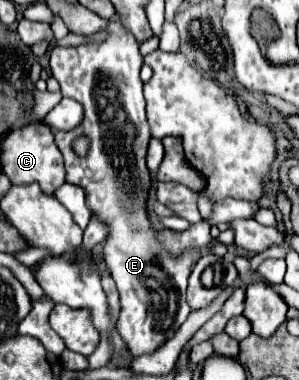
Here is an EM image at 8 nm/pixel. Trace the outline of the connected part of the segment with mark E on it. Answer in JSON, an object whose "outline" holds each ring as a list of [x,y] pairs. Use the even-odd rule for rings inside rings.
{"outline":[[[118,17],[110,19],[104,31],[106,31],[104,41],[88,41],[76,47],[52,49],[52,55],[50,55],[52,77],[60,83],[64,97],[76,99],[84,107],[82,123],[70,131],[58,131],[56,145],[60,153],[64,155],[66,181],[84,189],[86,205],[92,217],[104,219],[104,225],[108,225],[108,237],[104,239],[102,257],[104,257],[106,269],[110,271],[120,291],[122,311],[118,319],[118,333],[124,337],[124,343],[128,345],[132,355],[138,357],[138,355],[156,351],[186,321],[190,313],[190,307],[186,303],[188,277],[190,277],[192,265],[200,259],[200,253],[182,253],[180,257],[168,257],[168,253],[160,249],[160,241],[156,241],[156,229],[152,227],[148,219],[148,211],[146,211],[146,199],[152,185],[150,171],[146,167],[146,151],[148,151],[148,141],[152,139],[152,135],[146,121],[142,81],[140,81],[140,67],[144,63],[144,57],[138,51],[140,43],[128,29],[124,29]],[[80,133],[88,135],[92,141],[90,157],[86,155],[82,159],[76,157],[72,151],[72,139],[76,139]]]}

